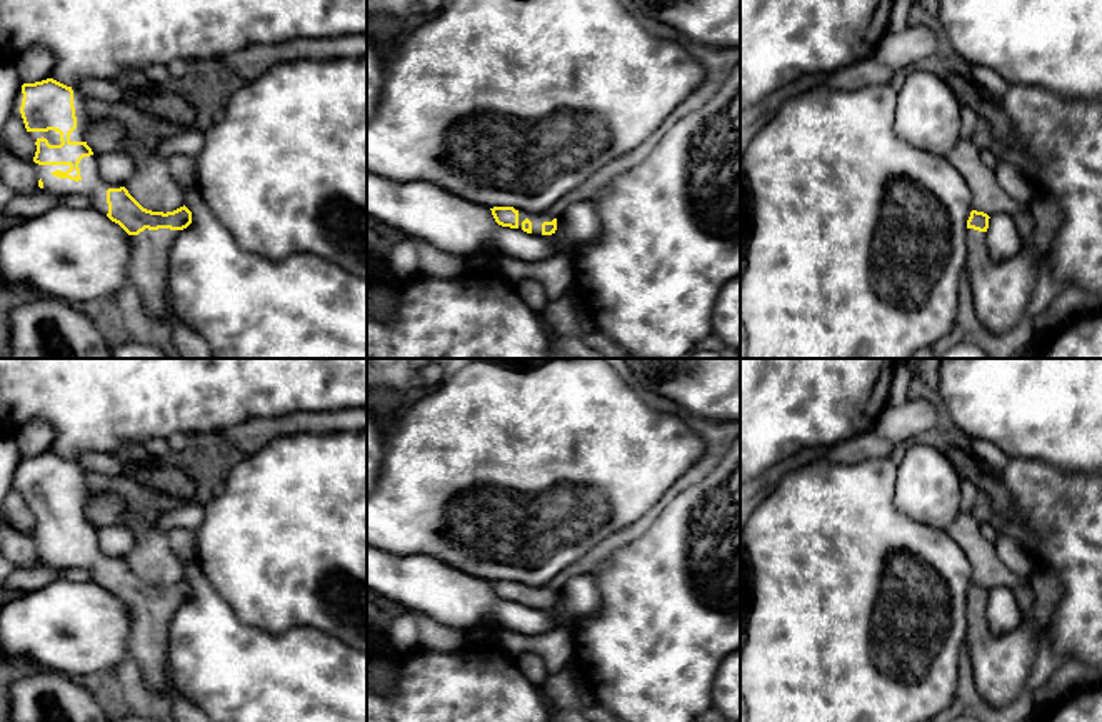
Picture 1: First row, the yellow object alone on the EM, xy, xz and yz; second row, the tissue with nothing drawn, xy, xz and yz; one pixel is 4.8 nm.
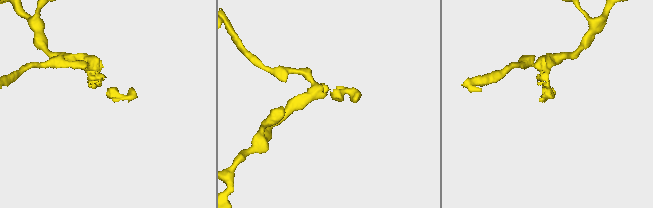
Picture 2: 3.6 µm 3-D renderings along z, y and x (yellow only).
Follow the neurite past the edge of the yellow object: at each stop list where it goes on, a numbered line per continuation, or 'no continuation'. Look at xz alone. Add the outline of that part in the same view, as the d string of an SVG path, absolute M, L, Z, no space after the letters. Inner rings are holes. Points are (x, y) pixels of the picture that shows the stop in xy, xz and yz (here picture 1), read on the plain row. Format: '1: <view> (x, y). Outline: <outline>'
1: xz (537, 592). Outline: M518 584L518 604L522 604L522 595L528 592L532 595L532 607L542 607L542 597L552 595L554 590L545 587L528 587L523 584Z

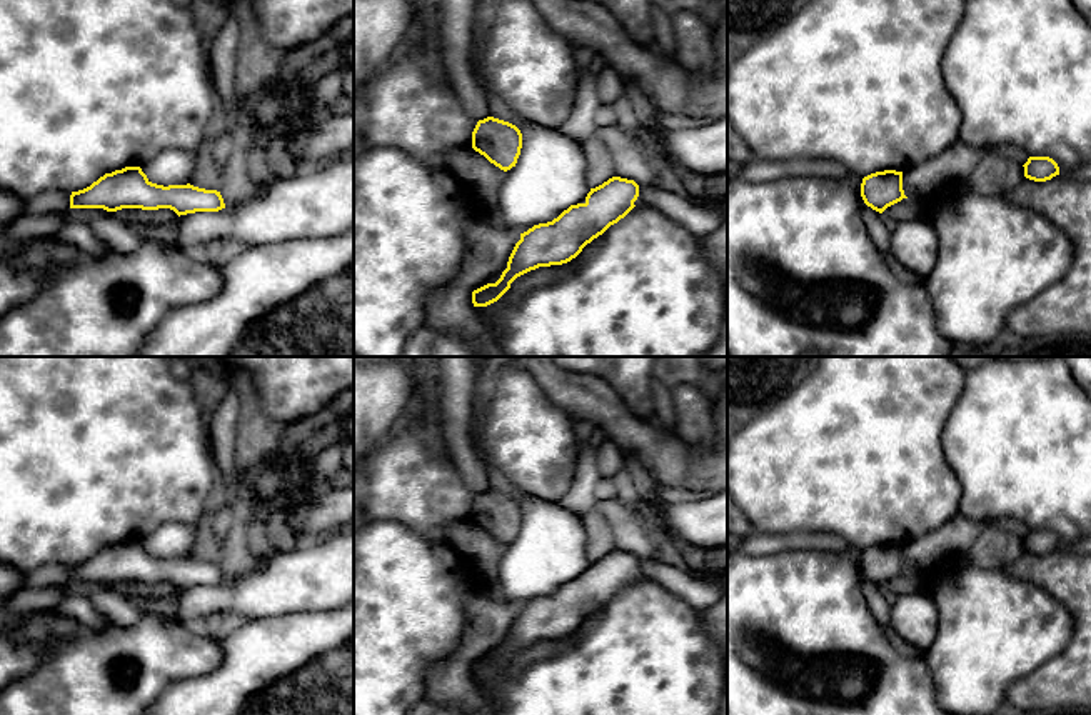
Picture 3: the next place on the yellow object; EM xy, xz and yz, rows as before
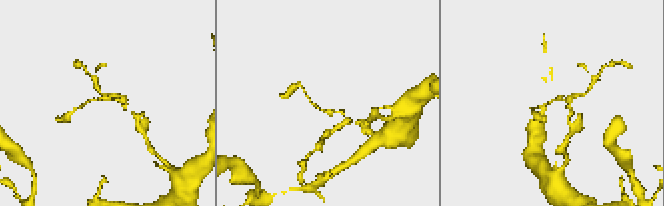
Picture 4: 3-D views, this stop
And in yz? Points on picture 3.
no continuation

